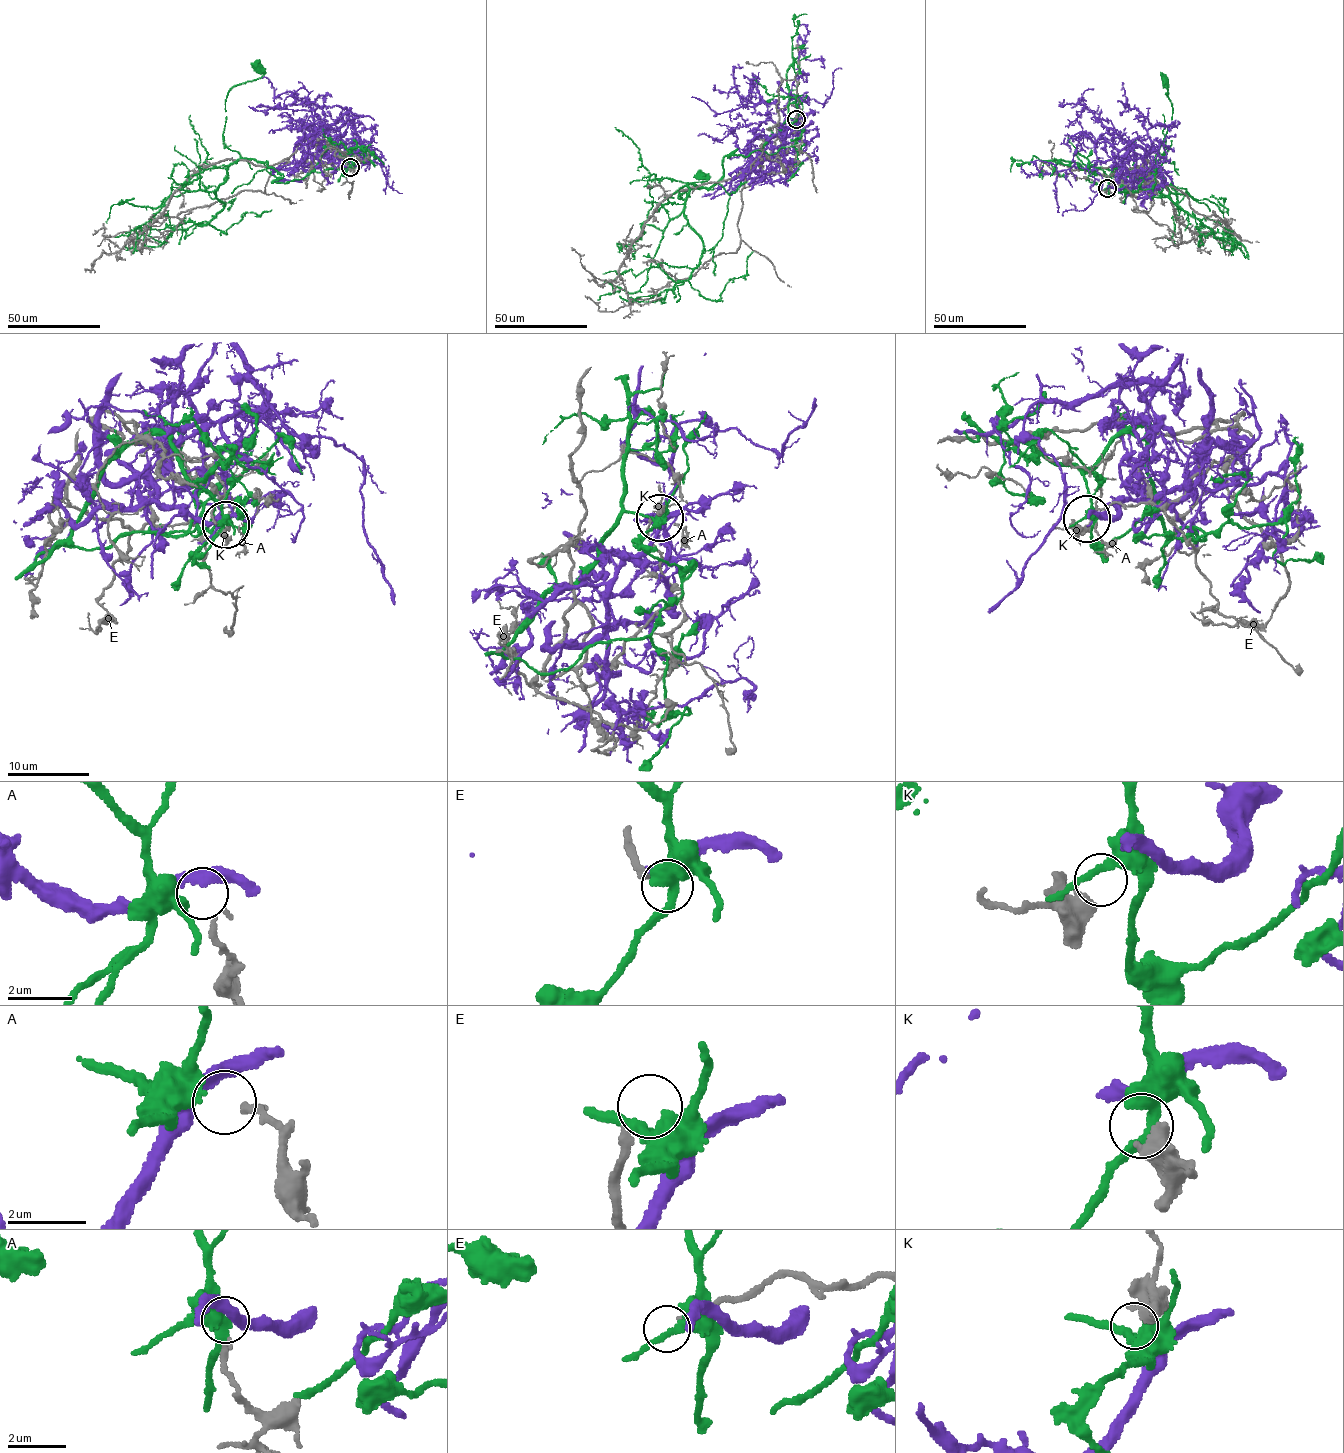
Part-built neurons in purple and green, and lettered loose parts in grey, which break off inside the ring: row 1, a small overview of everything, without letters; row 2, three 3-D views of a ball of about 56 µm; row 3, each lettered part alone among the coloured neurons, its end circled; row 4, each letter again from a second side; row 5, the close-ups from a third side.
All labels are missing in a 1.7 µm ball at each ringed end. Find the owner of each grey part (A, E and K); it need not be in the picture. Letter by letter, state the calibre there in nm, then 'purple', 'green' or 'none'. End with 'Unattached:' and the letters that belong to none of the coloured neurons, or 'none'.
A: 150 nm thick; none
E: 220 nm thick; none
K: 360 nm thick; none
Unattached: A, E, K

